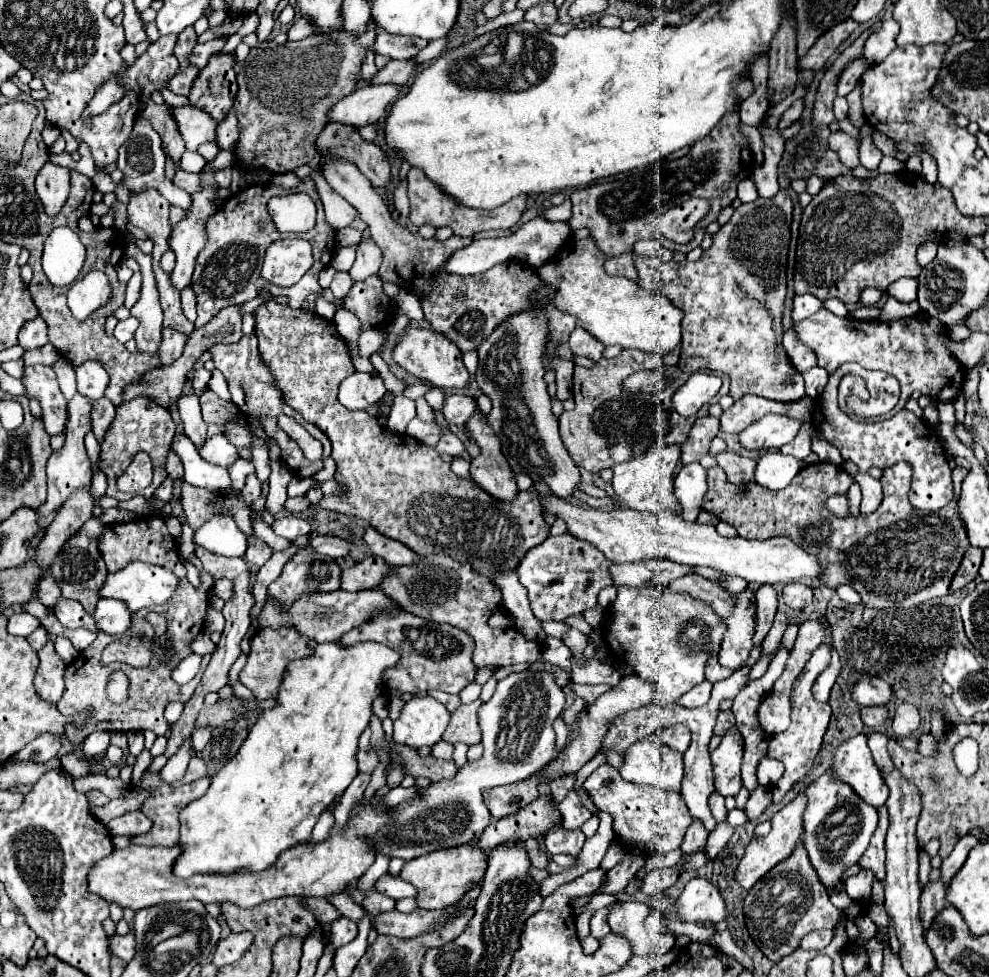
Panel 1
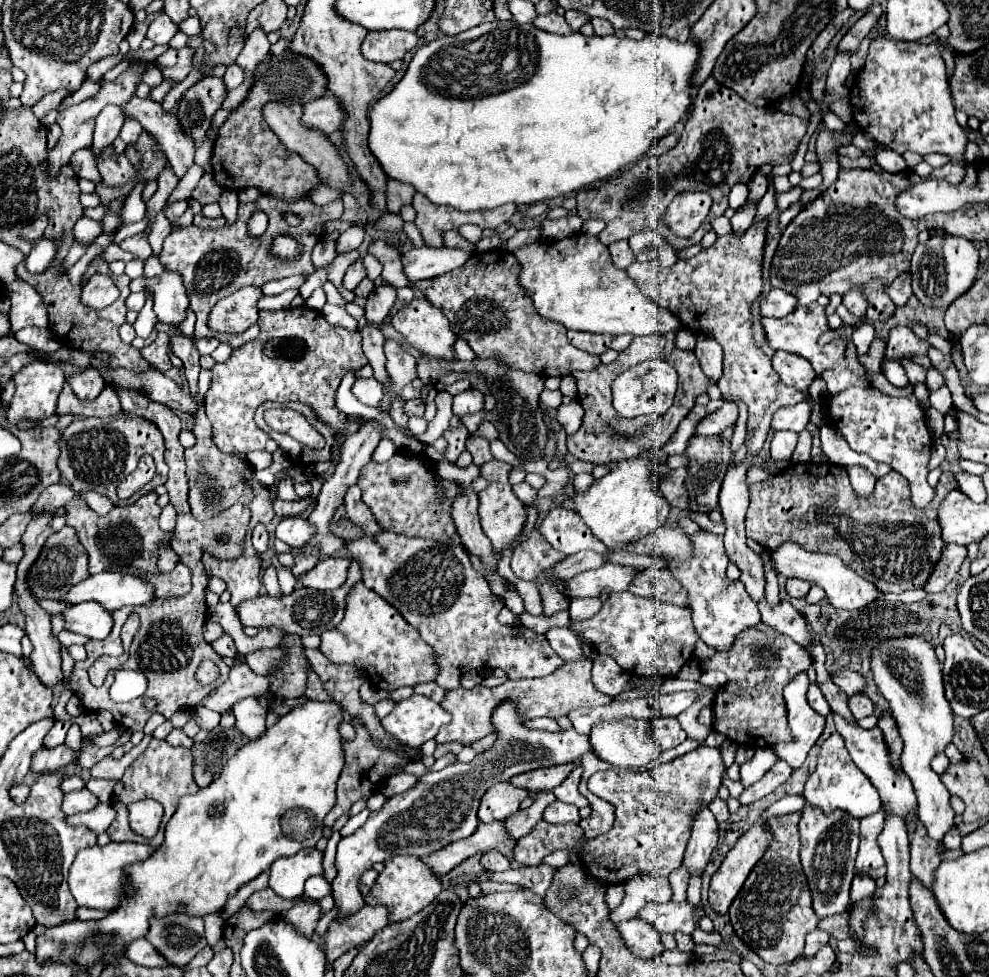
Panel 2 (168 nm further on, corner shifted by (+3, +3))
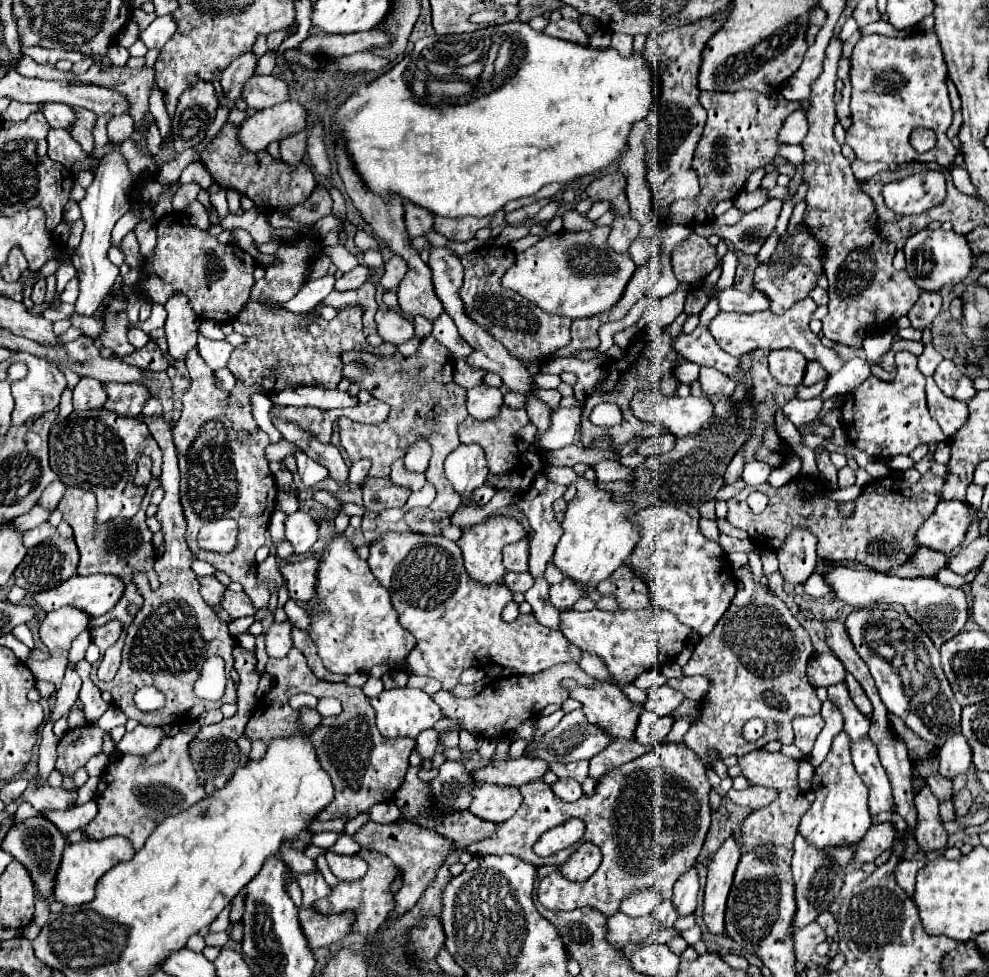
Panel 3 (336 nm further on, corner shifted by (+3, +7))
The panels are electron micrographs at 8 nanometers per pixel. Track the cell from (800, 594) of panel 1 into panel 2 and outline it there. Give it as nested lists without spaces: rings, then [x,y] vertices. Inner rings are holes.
[[[788,577],[786,579],[786,591],[790,597],[806,597],[806,593],[810,591],[810,583],[802,581],[802,579],[796,579],[796,577]]]

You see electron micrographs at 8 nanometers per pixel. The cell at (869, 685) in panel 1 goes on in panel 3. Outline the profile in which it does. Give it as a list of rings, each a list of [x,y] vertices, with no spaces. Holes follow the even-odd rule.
[[[814,653],[806,673],[814,687],[830,687],[846,679],[846,669],[842,667],[842,663],[838,663],[838,659],[834,659],[832,653]]]

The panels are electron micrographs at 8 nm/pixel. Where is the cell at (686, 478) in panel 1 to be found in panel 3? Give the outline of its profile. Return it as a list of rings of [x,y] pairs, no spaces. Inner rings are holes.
[[[701,518],[699,520],[699,527],[702,534],[705,535],[707,539],[716,543],[719,542],[720,532],[715,521]]]

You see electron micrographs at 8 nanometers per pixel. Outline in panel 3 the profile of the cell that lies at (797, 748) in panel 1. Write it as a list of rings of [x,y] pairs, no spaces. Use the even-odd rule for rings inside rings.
[[[800,715],[800,717],[794,717],[792,725],[794,725],[794,733],[796,733],[794,745],[806,757],[812,751],[812,747],[816,743],[816,737],[820,735],[820,731],[824,727],[824,719],[820,715],[810,715],[810,717]]]

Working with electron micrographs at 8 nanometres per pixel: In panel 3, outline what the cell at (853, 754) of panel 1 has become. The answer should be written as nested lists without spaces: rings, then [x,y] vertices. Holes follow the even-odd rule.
[[[842,731],[834,737],[830,753],[826,759],[816,767],[812,779],[812,793],[816,795],[812,807],[802,817],[798,833],[802,833],[810,843],[824,849],[826,845],[840,845],[858,843],[868,827],[872,825],[868,813],[868,787],[862,783],[860,775],[856,773],[850,757],[850,737]]]

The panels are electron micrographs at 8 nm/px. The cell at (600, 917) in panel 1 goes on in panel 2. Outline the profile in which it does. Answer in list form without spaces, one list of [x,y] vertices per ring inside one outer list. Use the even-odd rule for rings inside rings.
[[[632,877],[626,881],[626,895],[622,905],[610,913],[614,923],[632,919],[646,903],[668,903],[672,897],[666,877]]]

